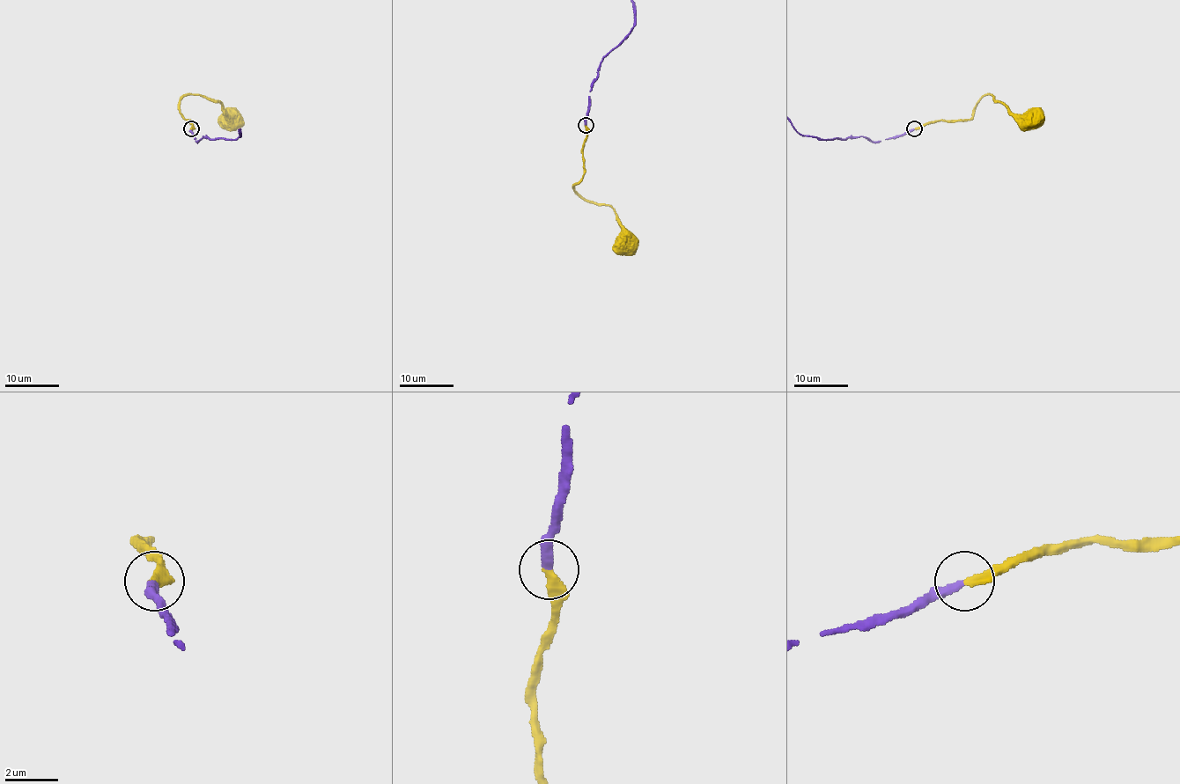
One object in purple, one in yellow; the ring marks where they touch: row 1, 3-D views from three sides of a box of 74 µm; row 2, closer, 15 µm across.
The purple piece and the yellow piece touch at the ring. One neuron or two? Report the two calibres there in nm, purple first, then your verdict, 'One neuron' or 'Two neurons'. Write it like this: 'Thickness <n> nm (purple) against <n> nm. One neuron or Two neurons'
Thickness 320 nm (purple) against 360 nm. One neuron

